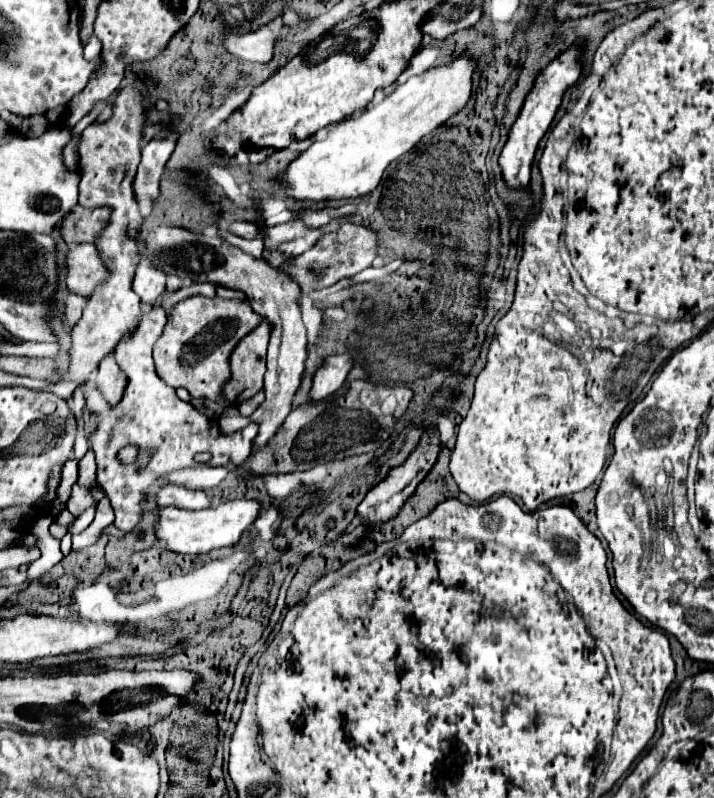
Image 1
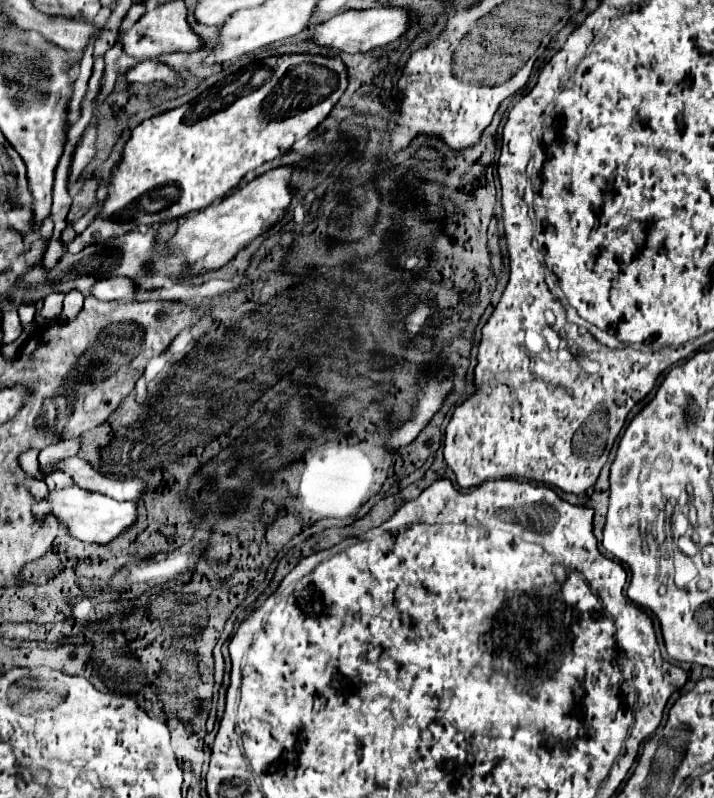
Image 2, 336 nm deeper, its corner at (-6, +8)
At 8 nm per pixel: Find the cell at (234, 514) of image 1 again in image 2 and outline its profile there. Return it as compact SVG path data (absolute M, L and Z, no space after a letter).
M80 487L50 491L48 499L44 503L38 503L34 511L38 517L54 513L58 521L64 521L68 525L72 537L80 541L94 541L94 543L110 543L138 523L138 505L134 501L120 503L112 497L106 497L102 493L92 493Z

